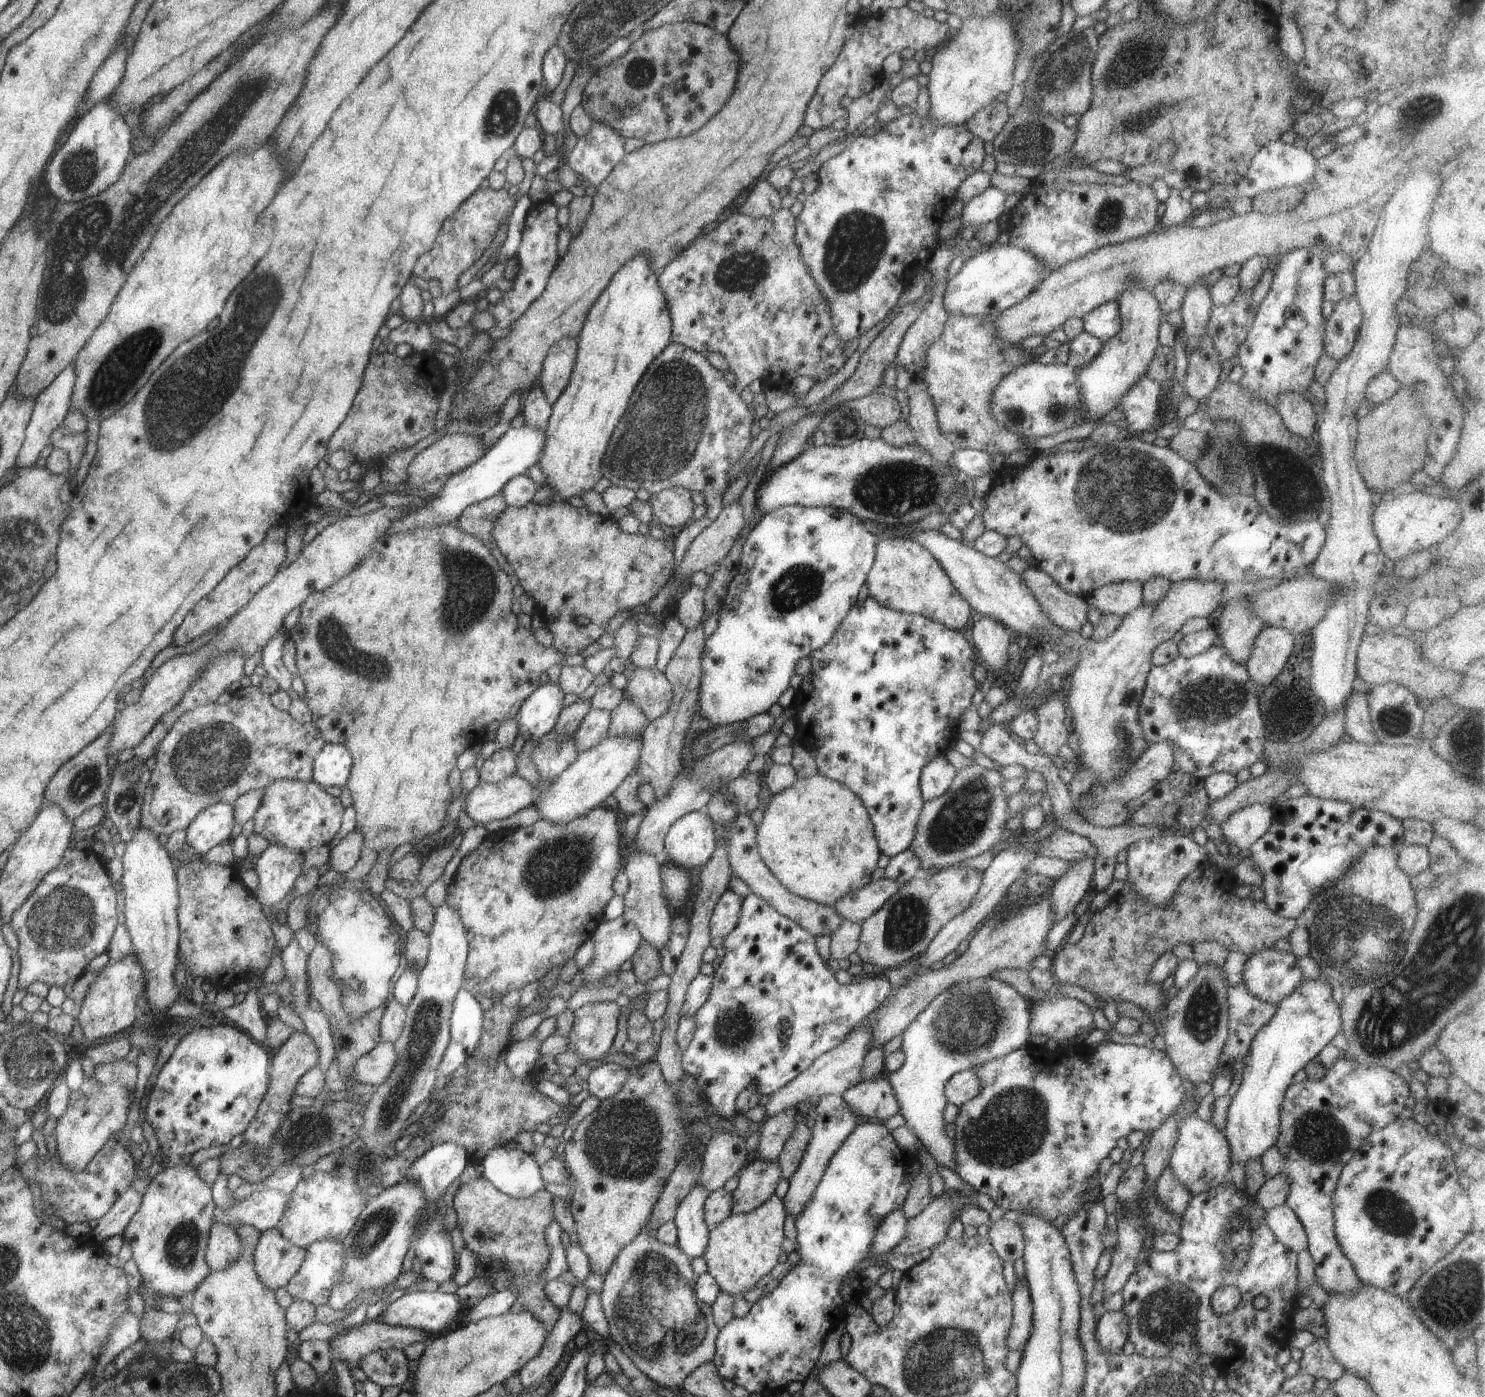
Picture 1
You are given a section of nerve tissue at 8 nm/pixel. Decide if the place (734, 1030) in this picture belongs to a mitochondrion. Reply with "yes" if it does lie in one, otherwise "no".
yes

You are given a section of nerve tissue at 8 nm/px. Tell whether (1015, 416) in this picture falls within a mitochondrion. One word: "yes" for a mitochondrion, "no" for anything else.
yes

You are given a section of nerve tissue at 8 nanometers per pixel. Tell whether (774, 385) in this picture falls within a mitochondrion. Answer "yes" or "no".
no

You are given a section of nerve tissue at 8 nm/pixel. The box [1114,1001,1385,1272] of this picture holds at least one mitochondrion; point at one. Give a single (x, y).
(1319, 1137)

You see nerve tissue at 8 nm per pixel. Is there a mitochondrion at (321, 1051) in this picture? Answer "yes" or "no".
no

